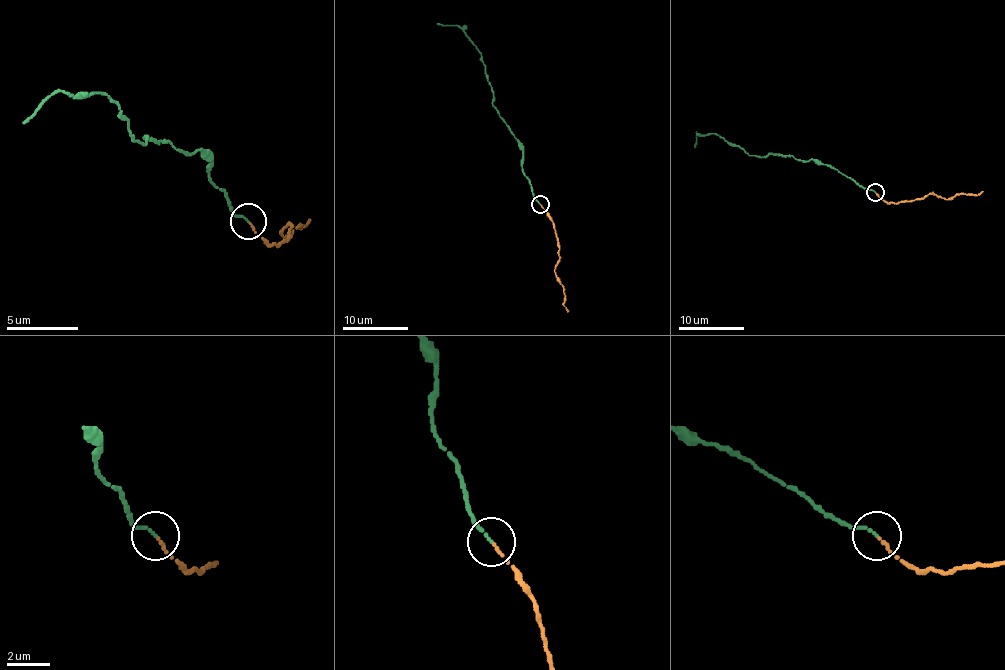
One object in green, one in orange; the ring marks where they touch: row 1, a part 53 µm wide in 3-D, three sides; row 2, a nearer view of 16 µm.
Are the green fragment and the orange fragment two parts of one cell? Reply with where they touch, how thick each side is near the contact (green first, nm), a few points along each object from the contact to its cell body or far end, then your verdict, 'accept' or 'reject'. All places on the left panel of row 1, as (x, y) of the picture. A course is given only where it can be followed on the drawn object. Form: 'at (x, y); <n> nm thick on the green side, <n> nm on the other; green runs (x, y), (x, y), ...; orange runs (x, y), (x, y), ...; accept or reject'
at (248, 221); 140 nm thick on the green side, 150 nm on the other; green runs (247, 222), (211, 183), (204, 151), (133, 140), (104, 93), (65, 90), (22, 122); orange runs (251, 222), (265, 244), (279, 244), (290, 236), (290, 226), (279, 233), (286, 236), (308, 218); accept

